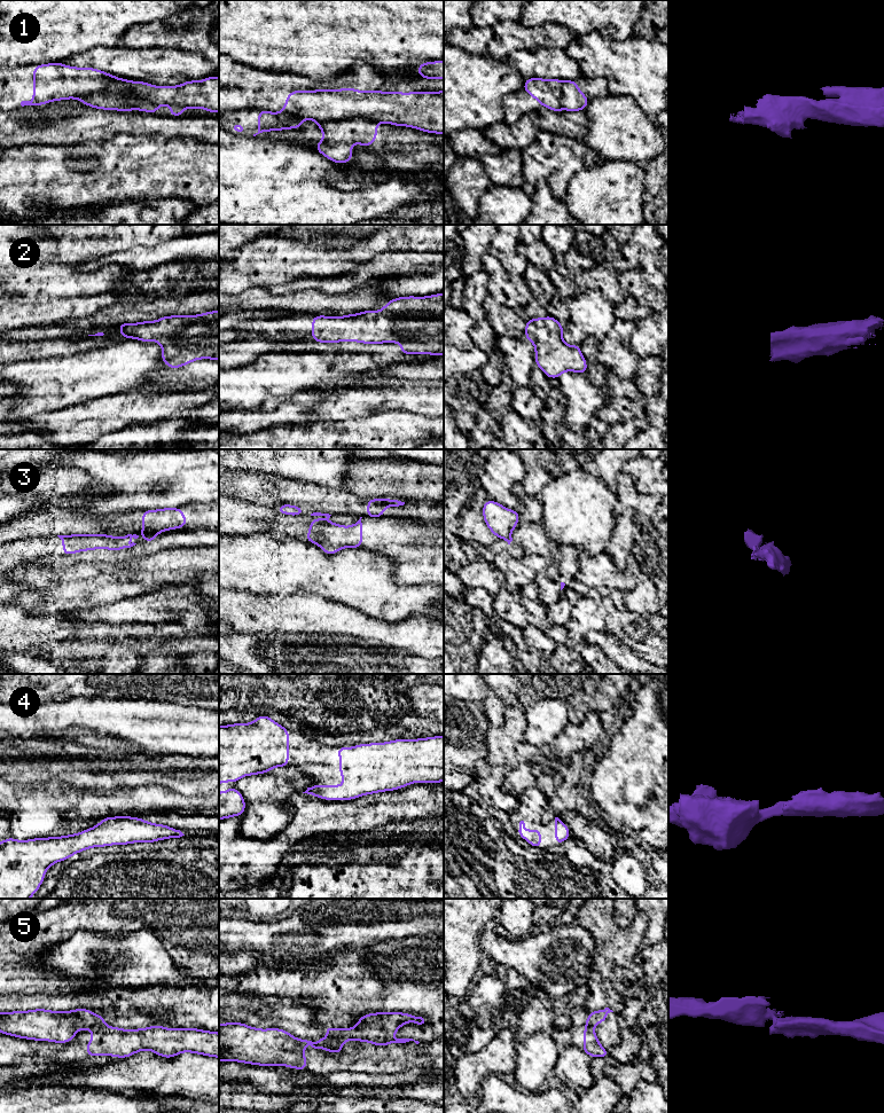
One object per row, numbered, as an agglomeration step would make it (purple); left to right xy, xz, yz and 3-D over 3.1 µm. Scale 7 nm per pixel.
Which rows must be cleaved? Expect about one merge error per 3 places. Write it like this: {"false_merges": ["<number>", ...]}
{"false_merges": ["1", "3", "5"]}

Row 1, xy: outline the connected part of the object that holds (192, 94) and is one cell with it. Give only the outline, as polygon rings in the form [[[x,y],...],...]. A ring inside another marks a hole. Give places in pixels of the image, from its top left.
[[[208,77],[201,81],[188,80],[177,86],[155,86],[144,81],[127,80],[132,86],[131,94],[123,94],[109,85],[107,92],[85,94],[76,97],[84,104],[103,110],[132,111],[130,99],[136,96],[156,105],[178,105],[219,113],[219,77]]]

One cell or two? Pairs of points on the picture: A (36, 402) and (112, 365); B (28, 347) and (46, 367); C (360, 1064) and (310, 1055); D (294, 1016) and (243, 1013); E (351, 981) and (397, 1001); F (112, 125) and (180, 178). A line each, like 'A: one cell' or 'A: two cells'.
A: one cell
B: two cells
C: one cell
D: one cell
E: one cell
F: two cells

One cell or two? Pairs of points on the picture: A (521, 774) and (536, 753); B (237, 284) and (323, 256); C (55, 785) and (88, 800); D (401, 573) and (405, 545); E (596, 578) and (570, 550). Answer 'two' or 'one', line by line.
A: one
B: one
C: one
D: two
E: one

